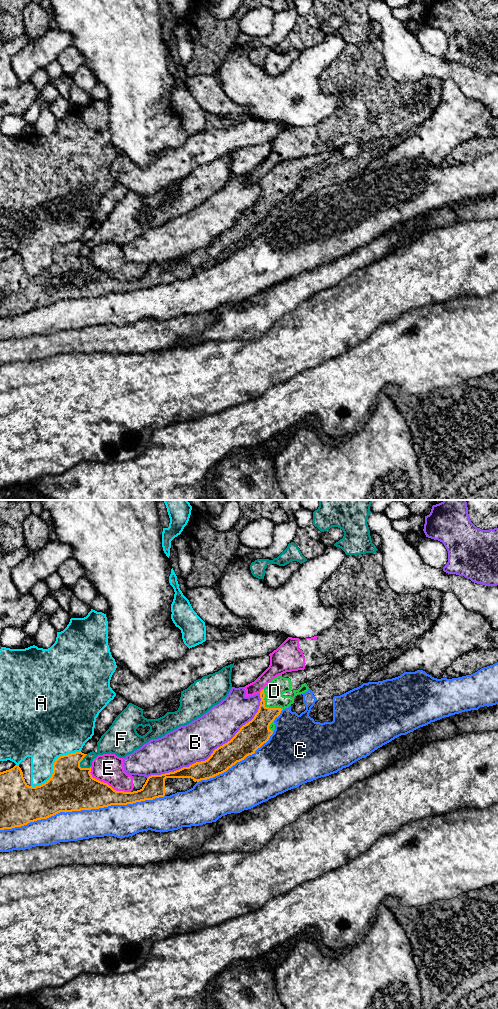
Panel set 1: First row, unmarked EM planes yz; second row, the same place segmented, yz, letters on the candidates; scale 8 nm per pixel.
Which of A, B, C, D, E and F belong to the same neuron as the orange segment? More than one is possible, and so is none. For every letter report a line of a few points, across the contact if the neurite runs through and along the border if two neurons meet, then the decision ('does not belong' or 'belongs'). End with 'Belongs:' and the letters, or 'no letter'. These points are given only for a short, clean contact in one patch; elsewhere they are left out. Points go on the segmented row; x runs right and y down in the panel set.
A: does not belong
B: does not belong
C: does not belong
D: belongs
E: does not belong
F: does not belong
Belongs: D

